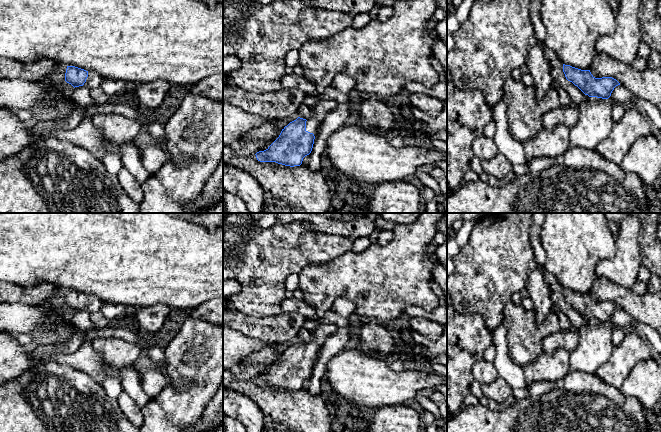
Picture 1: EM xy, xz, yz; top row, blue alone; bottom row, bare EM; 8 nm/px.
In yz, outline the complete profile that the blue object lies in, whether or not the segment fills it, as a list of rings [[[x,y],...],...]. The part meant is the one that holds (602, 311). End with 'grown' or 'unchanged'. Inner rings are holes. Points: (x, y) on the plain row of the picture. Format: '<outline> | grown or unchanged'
[[[558,283],[554,284],[552,289],[562,294],[566,303],[589,321],[608,323],[614,312],[620,309],[620,307],[612,301],[595,302],[590,294],[581,294],[570,289],[562,288]]] | grown

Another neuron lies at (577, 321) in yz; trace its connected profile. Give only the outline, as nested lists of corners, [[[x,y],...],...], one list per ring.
[[[543,270],[543,277],[548,286],[548,290],[550,292],[554,306],[560,308],[566,314],[570,320],[572,328],[578,330],[579,328],[585,326],[589,321],[587,321],[572,306],[566,303],[563,294],[557,293],[552,289],[553,285],[557,283],[556,278],[549,274],[546,270]]]

